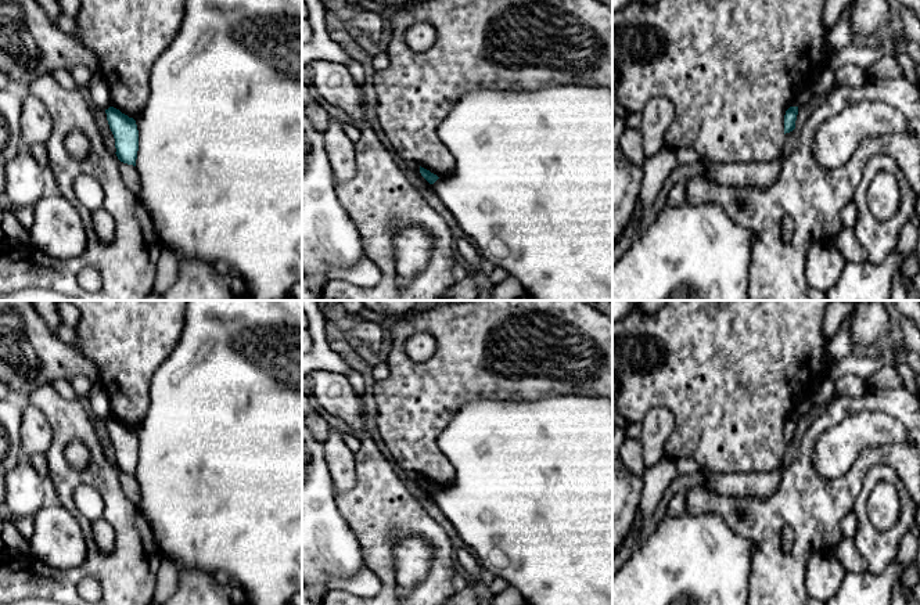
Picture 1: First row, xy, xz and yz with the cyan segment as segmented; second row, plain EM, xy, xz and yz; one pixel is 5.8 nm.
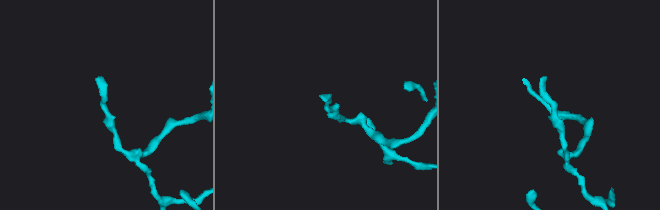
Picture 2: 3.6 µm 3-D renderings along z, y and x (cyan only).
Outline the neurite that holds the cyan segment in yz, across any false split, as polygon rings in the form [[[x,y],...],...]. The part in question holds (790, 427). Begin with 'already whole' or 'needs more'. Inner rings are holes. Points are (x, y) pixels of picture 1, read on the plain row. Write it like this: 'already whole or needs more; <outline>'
already whole; [[[790,417],[784,425],[784,444],[795,439],[795,431],[798,425],[798,417]]]

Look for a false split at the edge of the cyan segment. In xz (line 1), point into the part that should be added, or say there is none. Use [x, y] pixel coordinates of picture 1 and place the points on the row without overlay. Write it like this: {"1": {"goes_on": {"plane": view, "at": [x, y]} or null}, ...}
{"1": {"goes_on": null}}

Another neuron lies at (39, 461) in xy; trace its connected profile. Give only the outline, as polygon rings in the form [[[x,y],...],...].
[[[43,453],[33,454],[30,458],[28,458],[35,468],[35,471],[43,478],[50,479],[50,471],[47,464],[47,457]]]

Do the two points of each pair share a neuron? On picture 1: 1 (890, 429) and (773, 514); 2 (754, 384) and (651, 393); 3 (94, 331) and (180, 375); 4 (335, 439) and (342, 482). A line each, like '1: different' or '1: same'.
1: different
2: same
3: different
4: same

